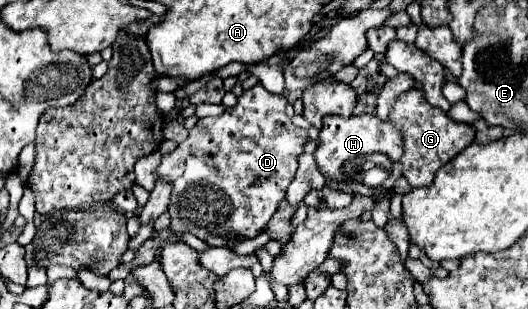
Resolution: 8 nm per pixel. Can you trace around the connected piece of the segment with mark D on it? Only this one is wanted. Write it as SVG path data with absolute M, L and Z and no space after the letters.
M261 84L245 90L233 108L227 108L217 118L201 118L189 132L187 140L177 146L175 152L163 156L157 168L159 178L173 184L171 192L171 228L177 234L191 232L205 240L211 234L229 236L237 234L243 238L255 238L263 226L275 214L279 202L283 200L287 186L297 172L297 160L303 154L305 142L309 140L307 130L297 128L285 114L287 98L283 94L271 94Z

